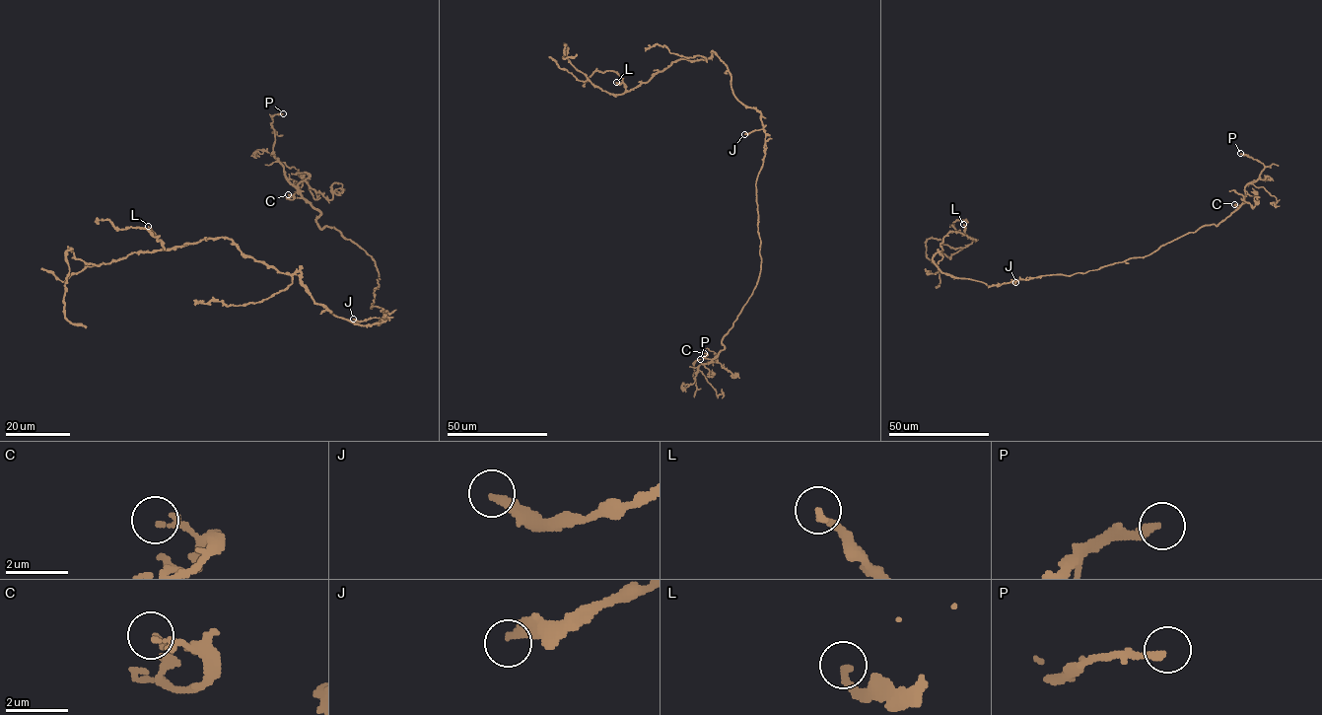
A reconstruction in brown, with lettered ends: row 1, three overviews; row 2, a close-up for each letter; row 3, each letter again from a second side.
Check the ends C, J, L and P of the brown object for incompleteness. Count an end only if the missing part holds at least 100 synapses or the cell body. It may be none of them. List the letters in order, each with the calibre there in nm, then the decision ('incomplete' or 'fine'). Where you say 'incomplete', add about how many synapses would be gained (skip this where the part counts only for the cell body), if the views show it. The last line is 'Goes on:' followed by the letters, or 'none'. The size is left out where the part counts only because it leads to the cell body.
C: calibre 180 nm; fine
J: calibre 300 nm; fine
L: calibre 200 nm; fine
P: calibre 240 nm; fine
Goes on: none

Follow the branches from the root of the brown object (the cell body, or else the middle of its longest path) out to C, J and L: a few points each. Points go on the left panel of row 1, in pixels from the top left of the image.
C: (380, 321), (385, 311), (371, 308), (376, 262), (335, 228), (321, 229), (305, 198), (288, 194)
J: (380, 321), (382, 319), (377, 318), (363, 321), (353, 319)
L: (380, 321), (336, 316), (314, 301), (300, 271), (280, 273), (229, 239), (165, 249), (148, 226)

